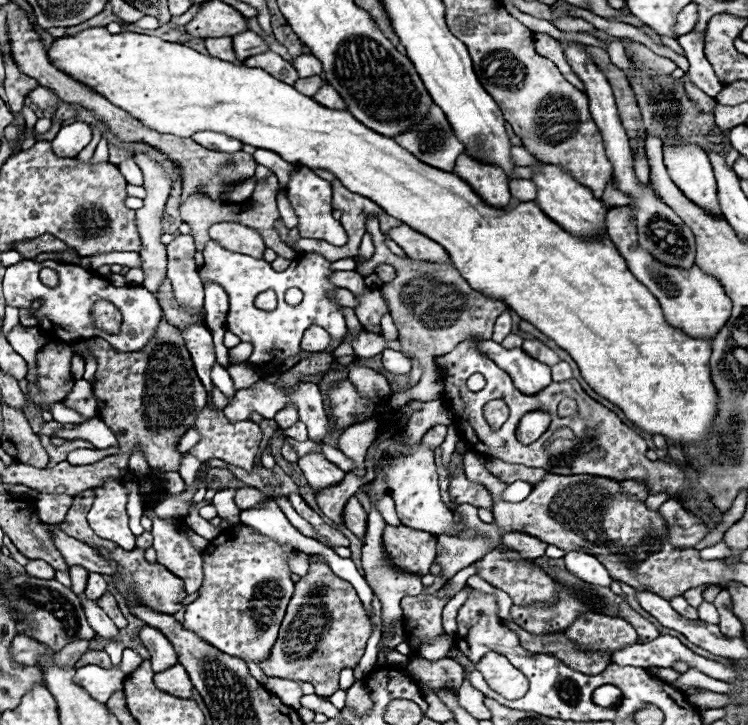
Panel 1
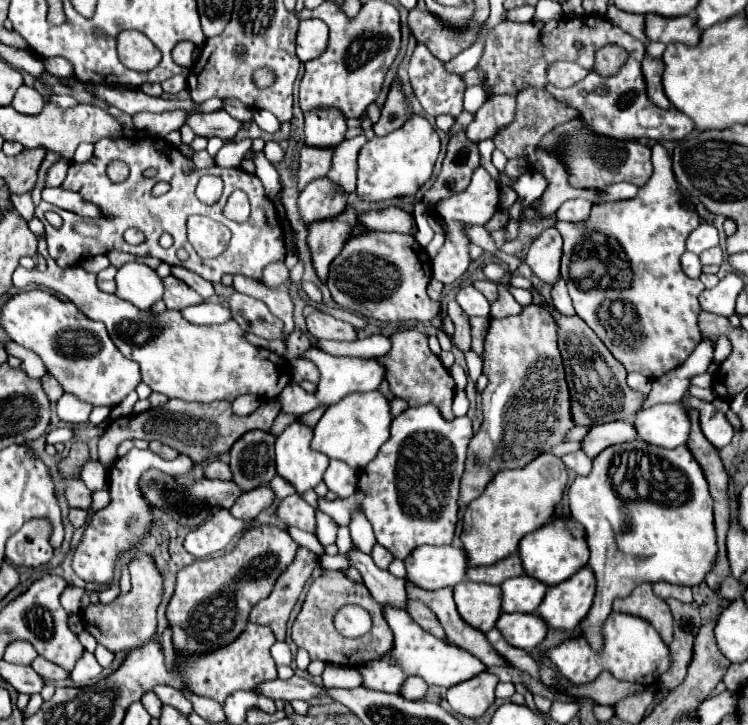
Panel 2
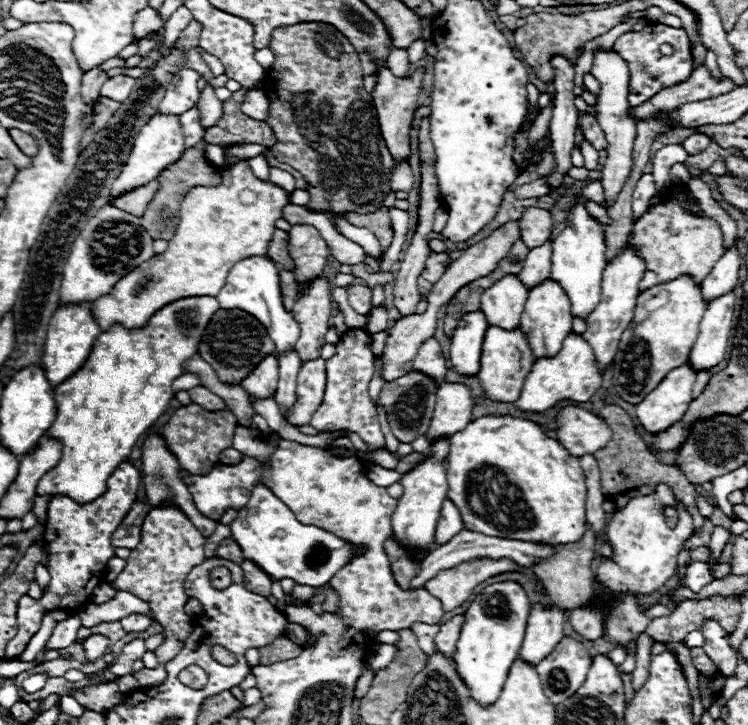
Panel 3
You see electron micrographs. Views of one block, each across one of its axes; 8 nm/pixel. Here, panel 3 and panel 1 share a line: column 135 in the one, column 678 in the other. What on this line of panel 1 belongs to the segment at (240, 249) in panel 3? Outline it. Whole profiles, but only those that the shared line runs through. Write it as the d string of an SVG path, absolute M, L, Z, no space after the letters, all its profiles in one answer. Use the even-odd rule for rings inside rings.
M628 206L609 209L608 234L616 244L618 252L626 258L632 274L660 300L666 322L674 328L684 330L692 338L706 338L712 342L732 314L732 300L724 294L720 282L704 274L698 266L692 266L692 270L676 270L664 266L662 262L656 262L646 250L640 250L640 246L636 244L636 226L632 226L632 212L628 210Z

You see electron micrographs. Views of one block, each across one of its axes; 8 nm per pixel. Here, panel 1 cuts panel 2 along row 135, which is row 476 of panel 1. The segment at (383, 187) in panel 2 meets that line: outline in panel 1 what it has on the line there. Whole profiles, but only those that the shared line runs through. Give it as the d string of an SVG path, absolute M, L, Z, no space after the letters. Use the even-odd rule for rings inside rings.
M424 444L414 446L410 454L400 454L392 464L384 468L388 478L388 494L396 502L398 518L404 526L430 532L432 536L460 536L466 530L464 522L456 522L452 510L442 502L438 488L438 474L434 464L434 450Z

